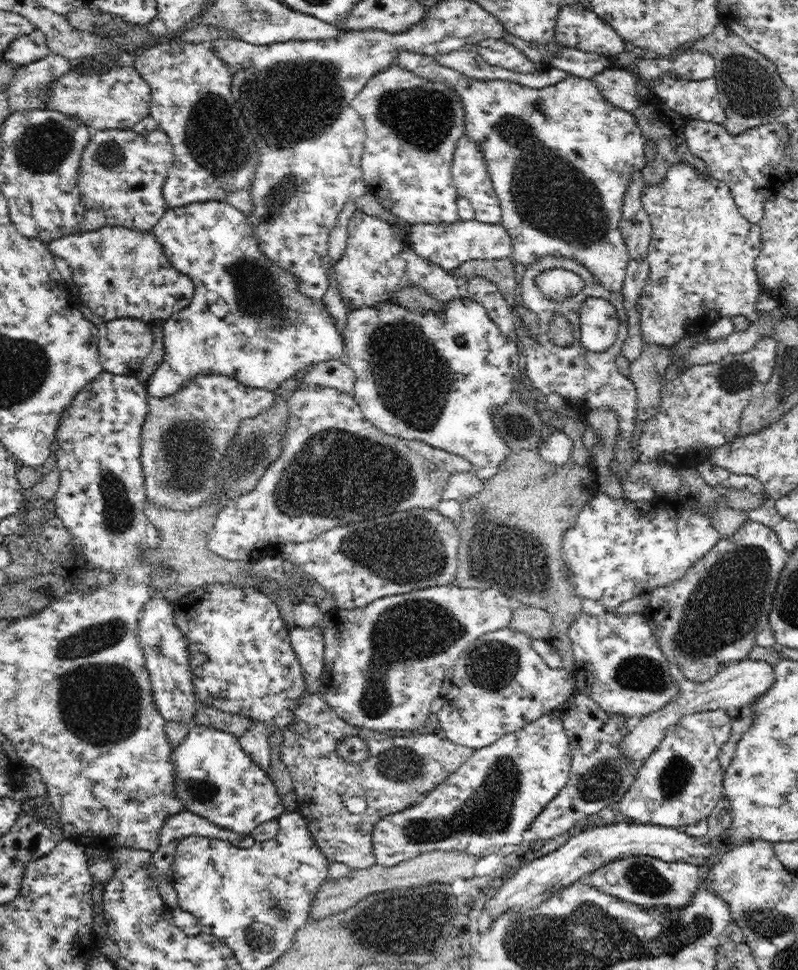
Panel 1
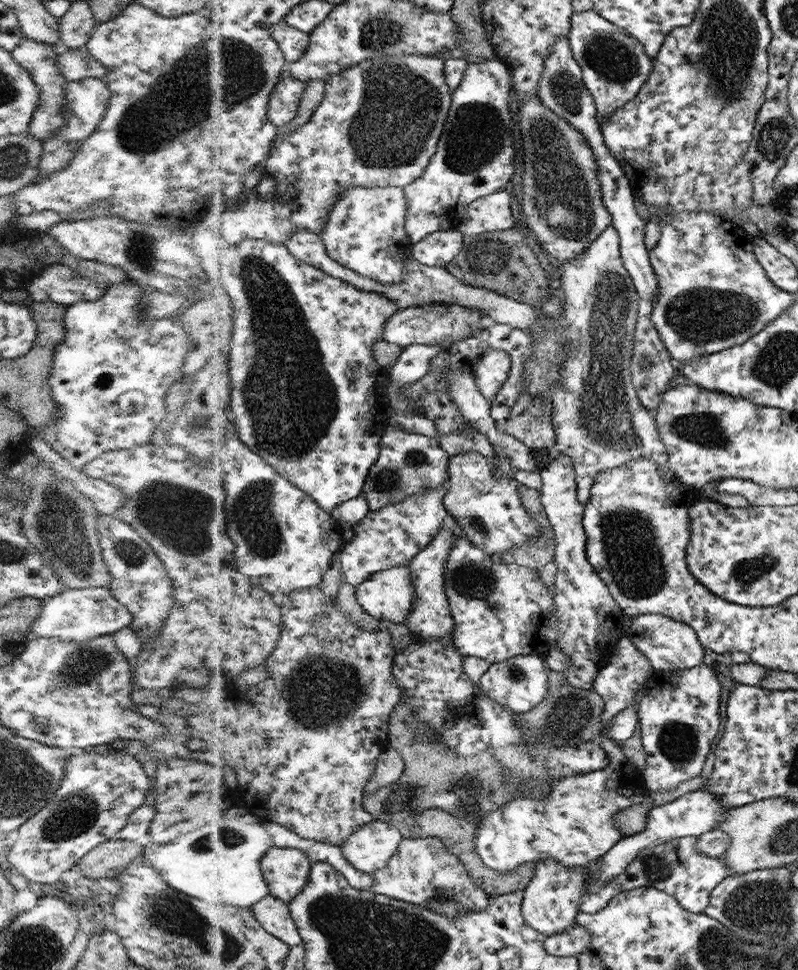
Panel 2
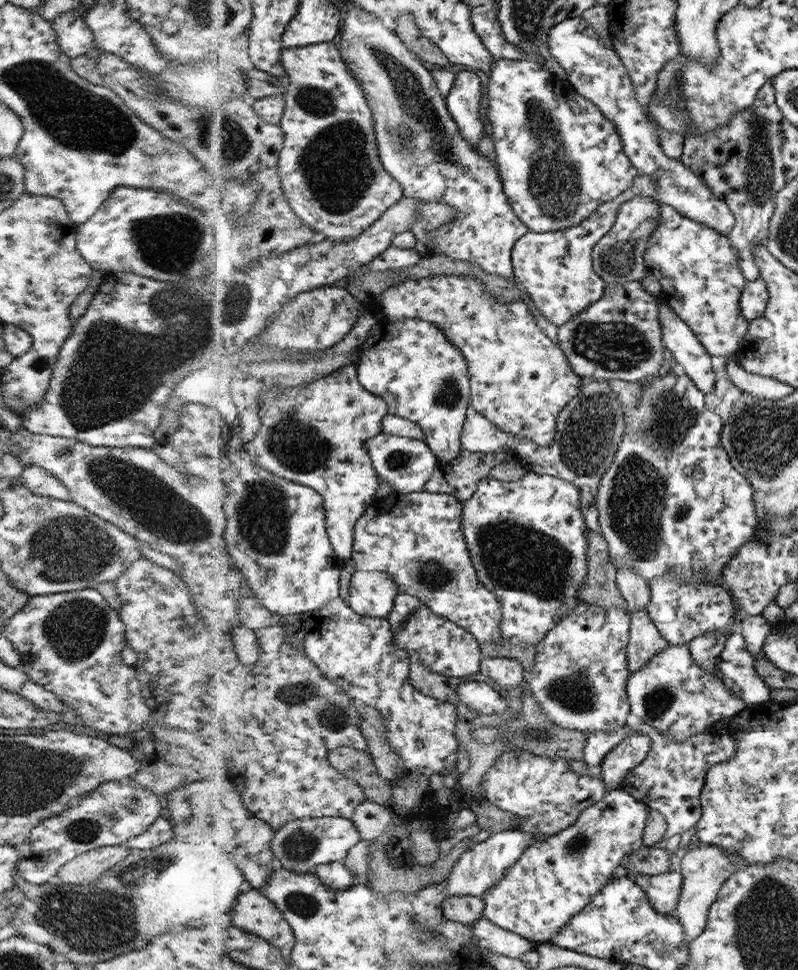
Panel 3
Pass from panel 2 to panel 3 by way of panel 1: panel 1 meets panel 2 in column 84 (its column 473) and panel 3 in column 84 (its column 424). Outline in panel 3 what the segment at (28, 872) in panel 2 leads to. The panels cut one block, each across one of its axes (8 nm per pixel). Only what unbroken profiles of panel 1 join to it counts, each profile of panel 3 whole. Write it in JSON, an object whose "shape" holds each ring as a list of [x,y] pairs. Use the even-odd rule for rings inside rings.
{"shape":[[[129,780],[102,782],[75,806],[71,805],[33,827],[29,834],[31,854],[18,860],[17,875],[33,885],[43,884],[79,854],[101,846],[125,845],[127,840],[139,836],[159,816],[159,809],[157,797],[146,788],[133,786]]]}

